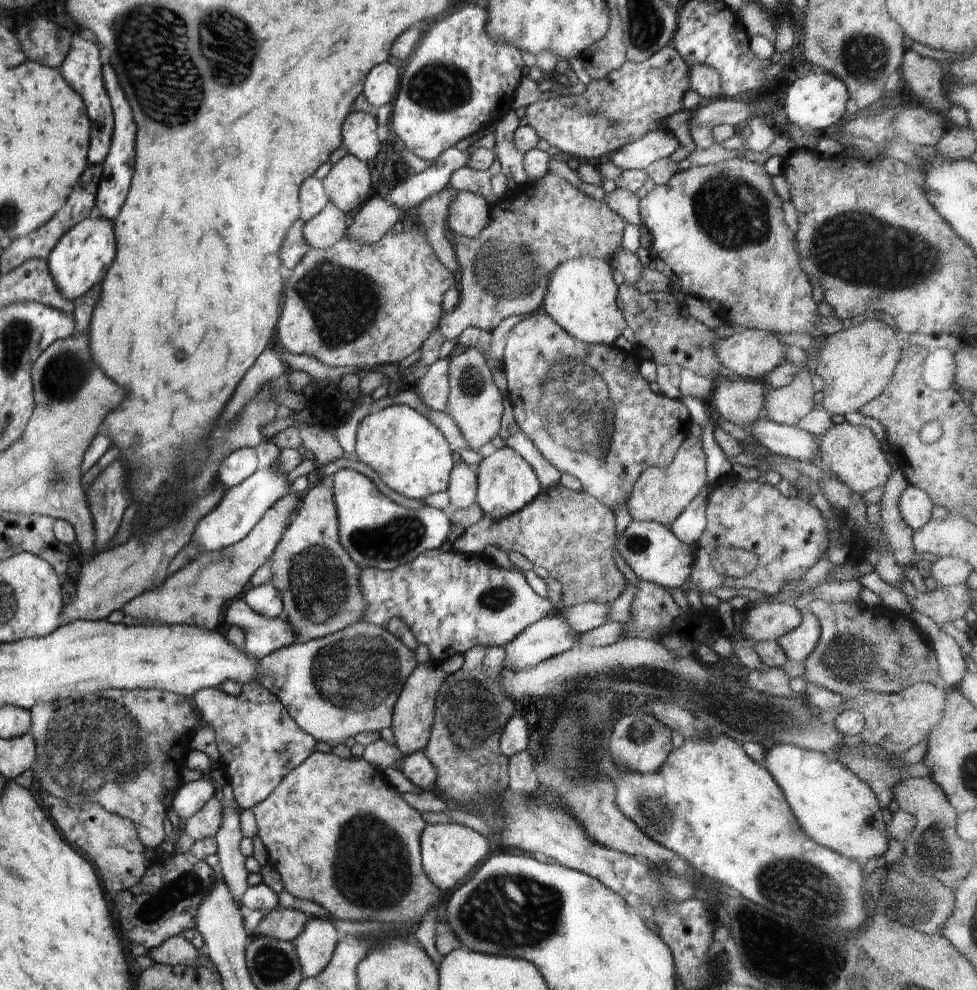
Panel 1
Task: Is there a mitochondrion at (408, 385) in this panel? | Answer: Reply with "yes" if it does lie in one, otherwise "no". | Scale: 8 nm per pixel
no

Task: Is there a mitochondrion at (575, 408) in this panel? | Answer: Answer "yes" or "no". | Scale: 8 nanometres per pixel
yes

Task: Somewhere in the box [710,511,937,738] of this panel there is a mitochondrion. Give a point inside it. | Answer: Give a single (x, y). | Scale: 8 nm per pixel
(855, 659)

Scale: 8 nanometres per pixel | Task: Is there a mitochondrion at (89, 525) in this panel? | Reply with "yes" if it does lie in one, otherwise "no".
no

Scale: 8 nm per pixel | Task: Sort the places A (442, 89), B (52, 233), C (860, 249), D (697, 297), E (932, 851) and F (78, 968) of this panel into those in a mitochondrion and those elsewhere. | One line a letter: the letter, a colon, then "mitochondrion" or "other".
A: mitochondrion
B: other
C: mitochondrion
D: other
E: mitochondrion
F: other

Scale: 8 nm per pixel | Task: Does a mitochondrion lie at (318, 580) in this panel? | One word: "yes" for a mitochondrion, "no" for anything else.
yes

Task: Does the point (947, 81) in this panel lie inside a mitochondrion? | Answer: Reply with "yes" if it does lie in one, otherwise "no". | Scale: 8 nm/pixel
no

